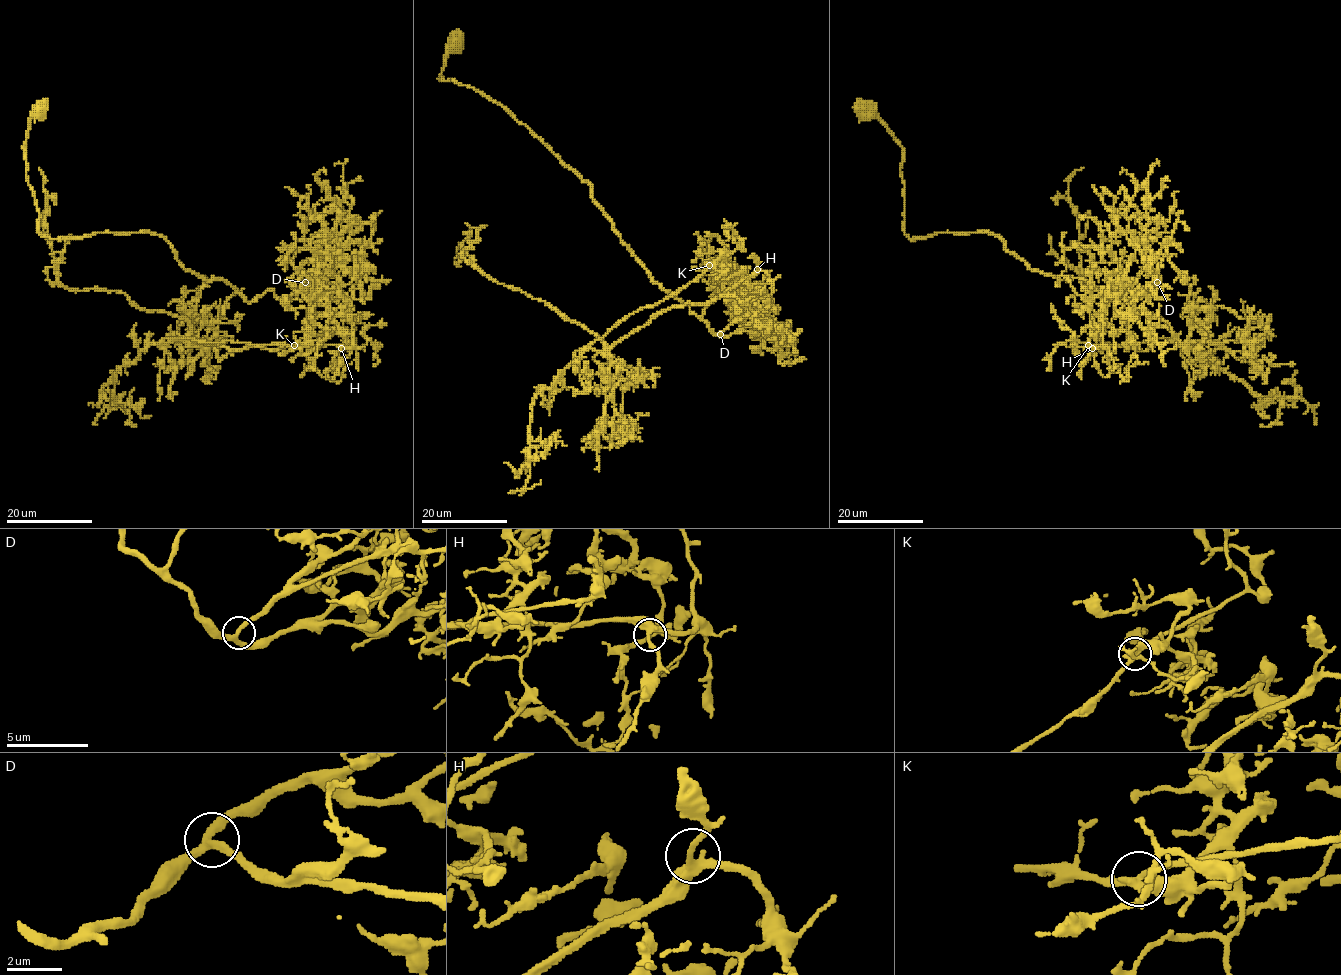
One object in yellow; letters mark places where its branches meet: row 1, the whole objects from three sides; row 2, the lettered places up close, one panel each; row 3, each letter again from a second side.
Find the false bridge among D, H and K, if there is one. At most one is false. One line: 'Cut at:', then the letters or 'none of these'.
Cut at: K

